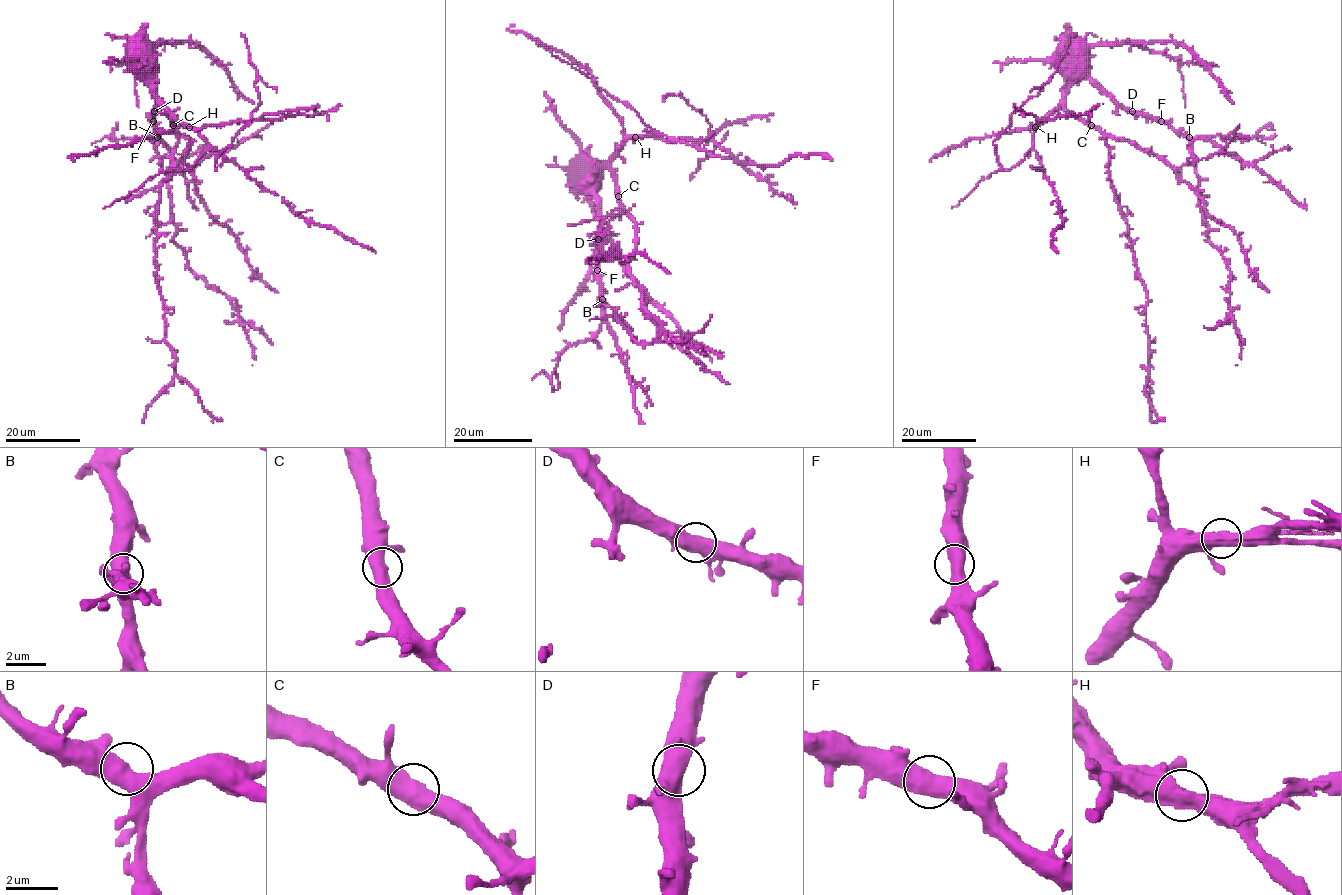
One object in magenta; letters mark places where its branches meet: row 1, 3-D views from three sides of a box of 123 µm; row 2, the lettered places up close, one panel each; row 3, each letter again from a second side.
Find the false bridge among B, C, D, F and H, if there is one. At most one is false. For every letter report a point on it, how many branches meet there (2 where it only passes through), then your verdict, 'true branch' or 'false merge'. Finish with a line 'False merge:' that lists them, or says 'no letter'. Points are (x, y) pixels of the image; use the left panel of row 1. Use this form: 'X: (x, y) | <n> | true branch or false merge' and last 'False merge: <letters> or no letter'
B: (157, 137) | 2 | true branch
C: (173, 125) | 2 | true branch
D: (154, 111) | 2 | true branch
F: (153, 121) | 2 | true branch
H: (189, 127) | 2 | true branch
False merge: no letter

